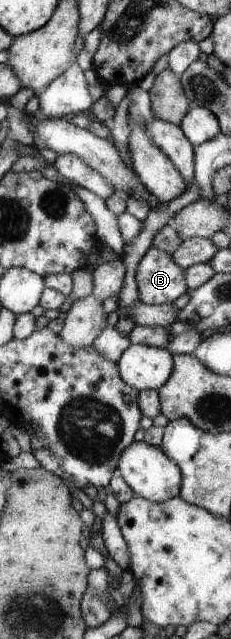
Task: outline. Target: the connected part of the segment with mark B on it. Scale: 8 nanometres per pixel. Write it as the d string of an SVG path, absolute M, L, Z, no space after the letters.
M153 245L137 263L135 281L140 301L147 305L173 303L188 290L185 269L172 254Z

